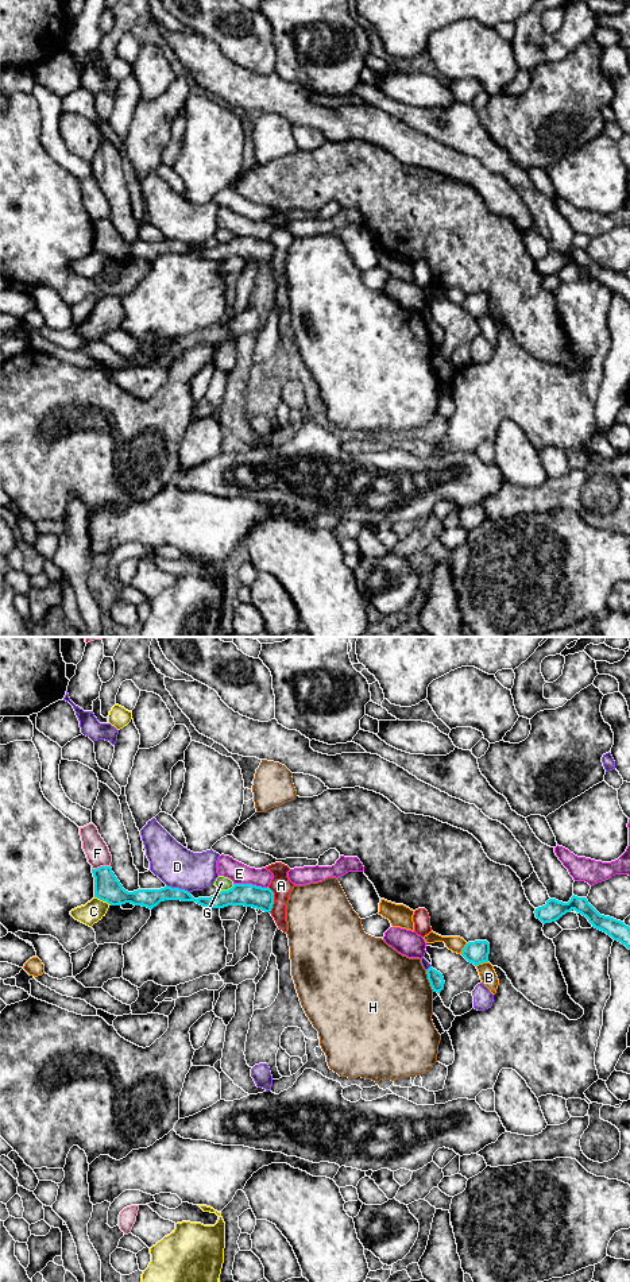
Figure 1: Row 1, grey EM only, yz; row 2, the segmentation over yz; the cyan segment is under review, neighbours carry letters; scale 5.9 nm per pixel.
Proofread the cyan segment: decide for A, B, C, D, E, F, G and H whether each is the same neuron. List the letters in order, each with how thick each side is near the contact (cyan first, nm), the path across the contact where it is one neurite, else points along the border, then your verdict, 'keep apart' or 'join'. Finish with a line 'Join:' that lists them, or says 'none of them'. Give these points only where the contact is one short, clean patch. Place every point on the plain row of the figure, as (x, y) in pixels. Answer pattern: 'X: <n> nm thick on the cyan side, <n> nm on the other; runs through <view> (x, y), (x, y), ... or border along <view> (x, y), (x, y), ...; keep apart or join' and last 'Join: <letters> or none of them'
A: 140 nm thick on the cyan side, 120 nm on the other; keep apart
B: 130 nm thick on the cyan side, 100 nm on the other; border along yz (487, 313), (476, 319); keep apart
C: 160 nm thick on the cyan side, 130 nm on the other; keep apart
D: 110 nm thick on the cyan side, 240 nm on the other; keep apart
E: 140 nm thick on the cyan side, 120 nm on the other; keep apart
F: 160 nm thick on the cyan side, 140 nm on the other; keep apart
G: 140 nm thick on the cyan side, 80 nm on the other; border along yz (234, 236), (219, 244); keep apart
H: 90 nm thick on the cyan side, 500 nm on the other; keep apart
Join: none of them

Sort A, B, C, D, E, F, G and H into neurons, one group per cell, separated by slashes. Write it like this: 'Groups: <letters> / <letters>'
Groups: A / B / C / D / E / F / G / H

